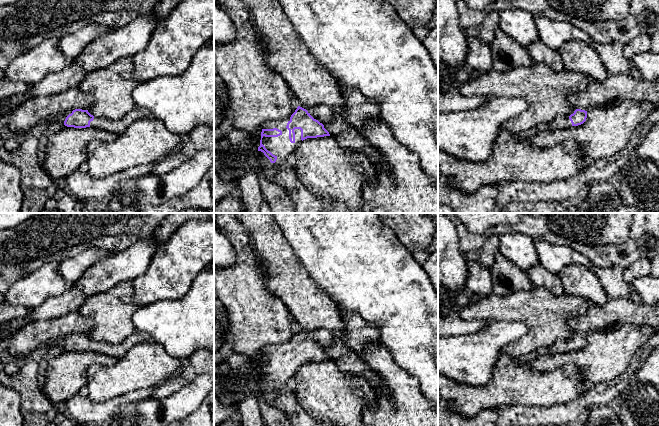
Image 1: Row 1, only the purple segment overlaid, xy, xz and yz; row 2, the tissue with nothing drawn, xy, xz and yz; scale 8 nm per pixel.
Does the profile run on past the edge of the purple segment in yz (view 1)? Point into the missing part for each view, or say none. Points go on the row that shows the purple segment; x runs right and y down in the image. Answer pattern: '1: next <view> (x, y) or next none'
1: next yz (561, 122)

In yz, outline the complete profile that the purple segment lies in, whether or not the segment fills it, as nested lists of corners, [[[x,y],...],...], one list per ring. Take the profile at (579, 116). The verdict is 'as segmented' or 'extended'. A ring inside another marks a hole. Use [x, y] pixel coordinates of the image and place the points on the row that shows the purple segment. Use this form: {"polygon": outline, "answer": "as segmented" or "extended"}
{"polygon": [[[576,109],[570,116],[558,116],[550,124],[551,130],[562,130],[583,124],[587,118],[587,111]]], "answer": "extended"}

